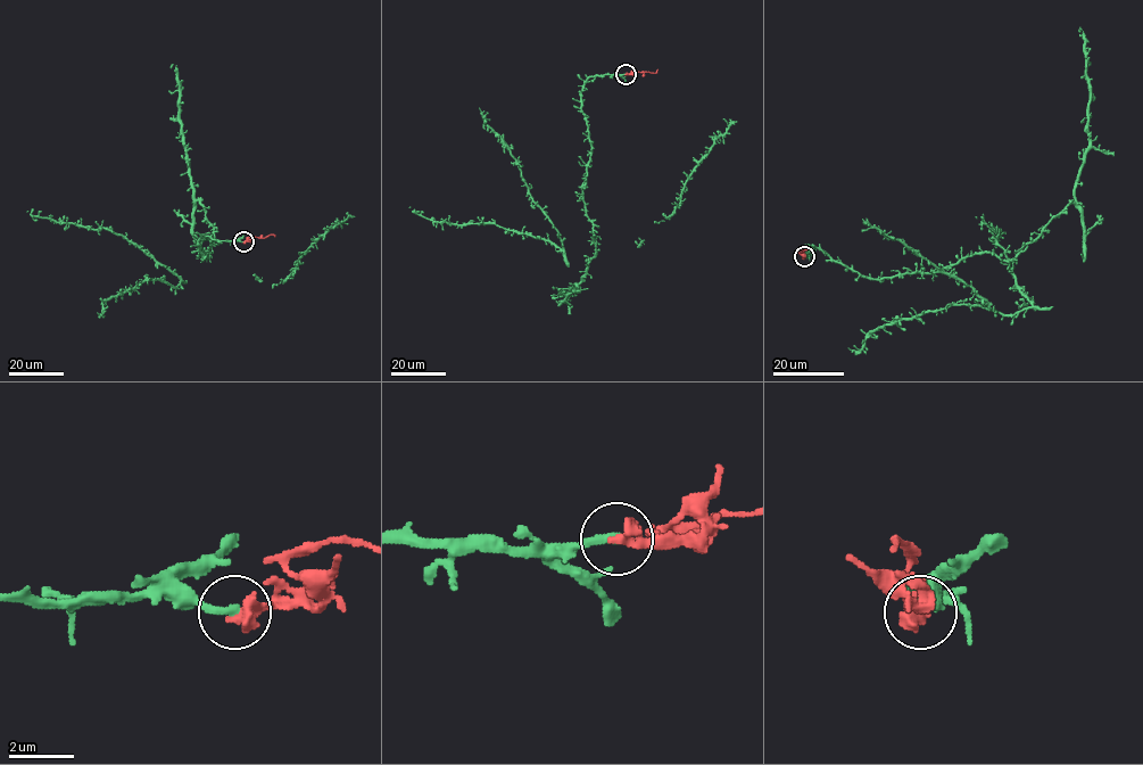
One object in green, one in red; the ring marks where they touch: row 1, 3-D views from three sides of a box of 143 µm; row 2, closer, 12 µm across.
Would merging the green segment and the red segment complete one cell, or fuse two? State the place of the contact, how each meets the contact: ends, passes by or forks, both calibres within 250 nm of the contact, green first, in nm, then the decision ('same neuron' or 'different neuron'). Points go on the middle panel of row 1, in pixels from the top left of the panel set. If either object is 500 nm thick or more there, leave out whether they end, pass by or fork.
place (626, 74); green ends; red ends; calibres 280 and 440 nm; different neuron

